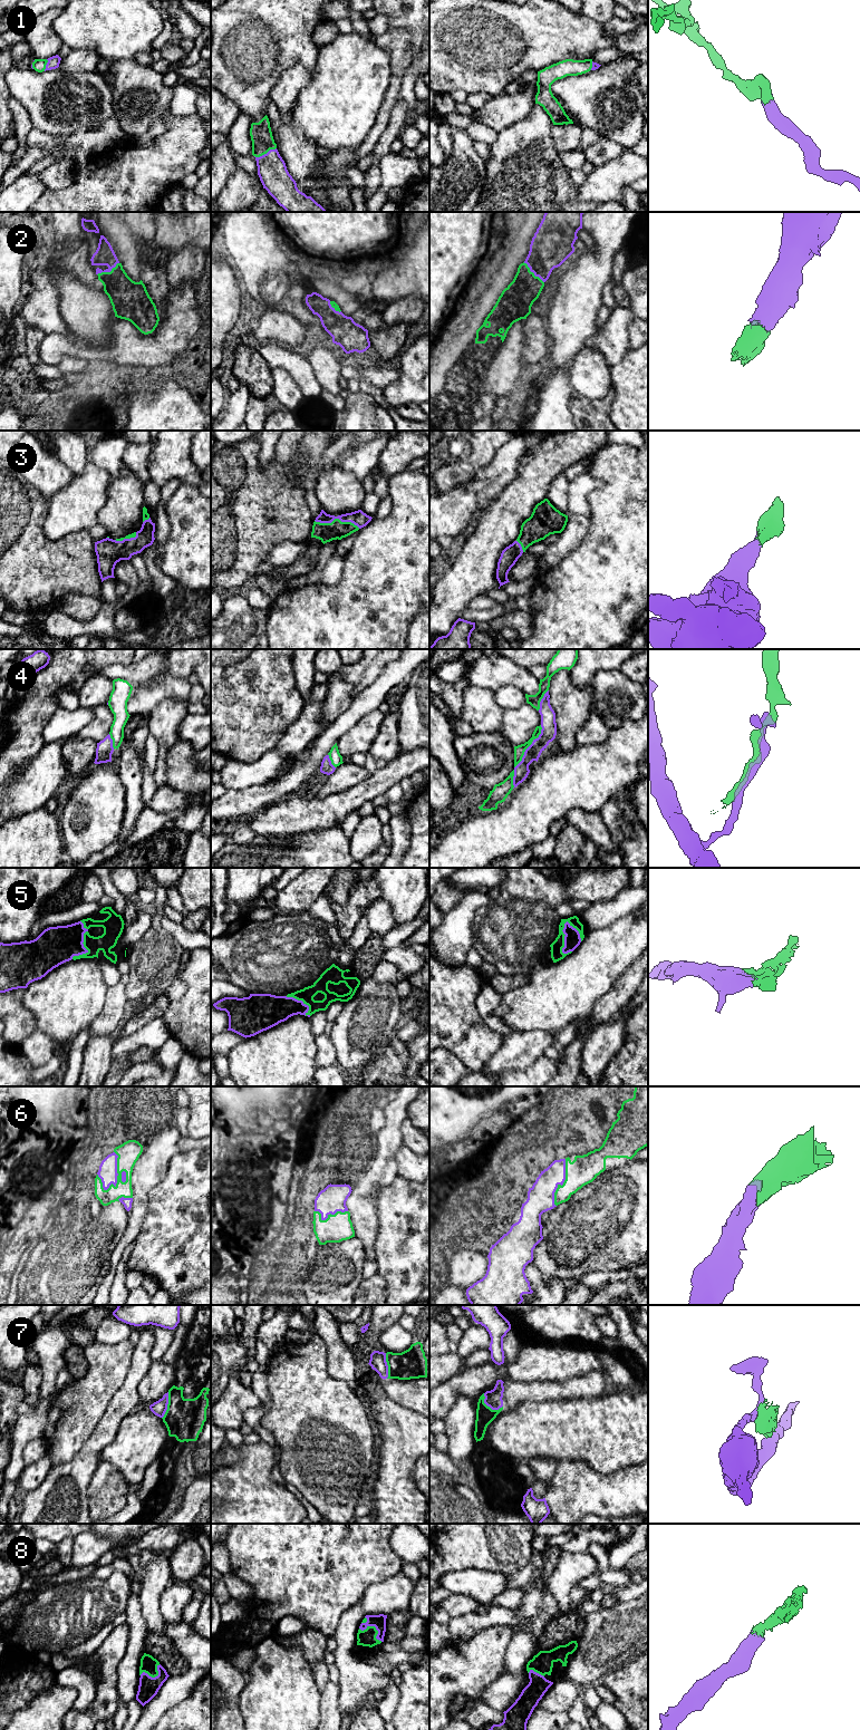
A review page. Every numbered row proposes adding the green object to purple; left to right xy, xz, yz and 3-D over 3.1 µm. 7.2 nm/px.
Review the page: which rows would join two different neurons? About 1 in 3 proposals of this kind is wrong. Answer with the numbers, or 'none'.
7

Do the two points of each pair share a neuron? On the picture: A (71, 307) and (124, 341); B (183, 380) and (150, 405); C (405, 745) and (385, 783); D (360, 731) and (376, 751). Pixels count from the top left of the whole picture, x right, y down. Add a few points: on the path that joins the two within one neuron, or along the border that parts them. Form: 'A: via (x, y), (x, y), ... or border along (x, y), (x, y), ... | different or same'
A: border along (115, 317), (108, 328), (107, 347), (84, 341) | different
B: border along (166, 373), (190, 392) | different
C: border along (417, 748), (400, 753) | different
D: border along (382, 721), (378, 733), (367, 752) | different

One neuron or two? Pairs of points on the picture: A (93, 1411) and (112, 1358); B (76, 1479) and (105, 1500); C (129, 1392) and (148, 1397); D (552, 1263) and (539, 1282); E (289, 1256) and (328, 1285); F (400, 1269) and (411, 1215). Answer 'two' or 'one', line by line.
A: one
B: two
C: two
D: two
E: one
F: one

